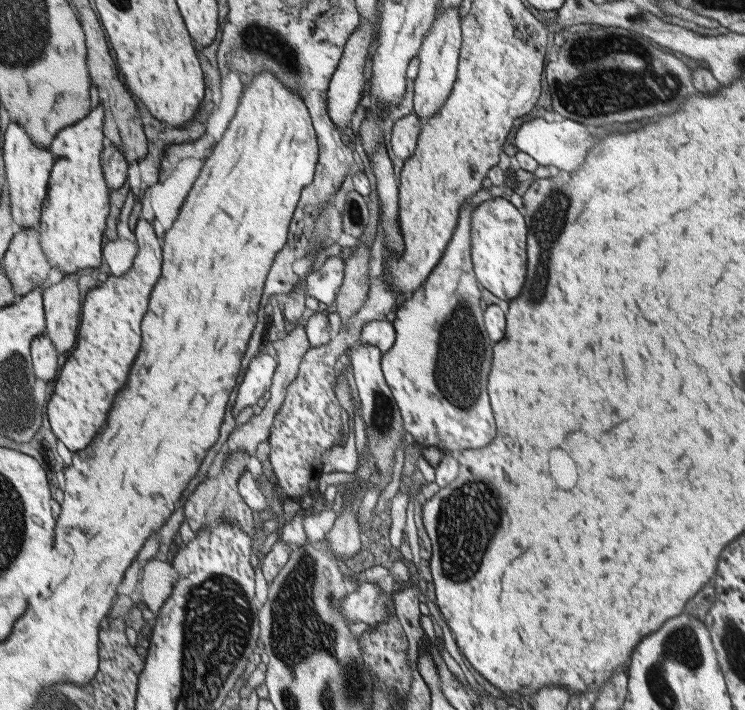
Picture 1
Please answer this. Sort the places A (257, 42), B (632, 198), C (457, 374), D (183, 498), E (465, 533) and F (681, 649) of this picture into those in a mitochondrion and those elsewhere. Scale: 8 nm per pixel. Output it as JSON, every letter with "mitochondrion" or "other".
{"A":"mitochondrion","B":"other","C":"mitochondrion","D":"other","E":"mitochondrion","F":"mitochondrion"}

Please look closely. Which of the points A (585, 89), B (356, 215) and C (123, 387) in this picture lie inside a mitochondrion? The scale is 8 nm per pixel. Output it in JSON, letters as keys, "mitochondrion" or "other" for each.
{"A":"mitochondrion","B":"mitochondrion","C":"other"}

